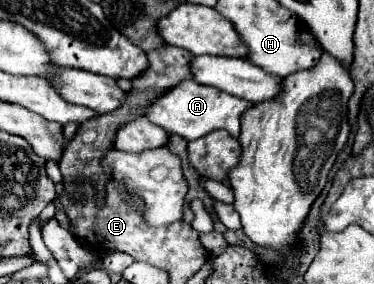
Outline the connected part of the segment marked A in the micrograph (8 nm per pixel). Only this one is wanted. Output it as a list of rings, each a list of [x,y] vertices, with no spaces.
[[[186,79],[182,83],[178,83],[176,87],[164,91],[160,97],[156,97],[146,109],[144,109],[144,117],[152,123],[156,123],[158,127],[162,127],[166,133],[174,133],[180,135],[188,141],[202,137],[204,133],[210,133],[214,129],[226,129],[232,137],[240,135],[240,115],[244,113],[244,109],[248,109],[252,103],[240,99],[240,97],[232,97],[224,91],[218,91],[216,87],[208,87],[208,85],[200,85],[194,79]]]

